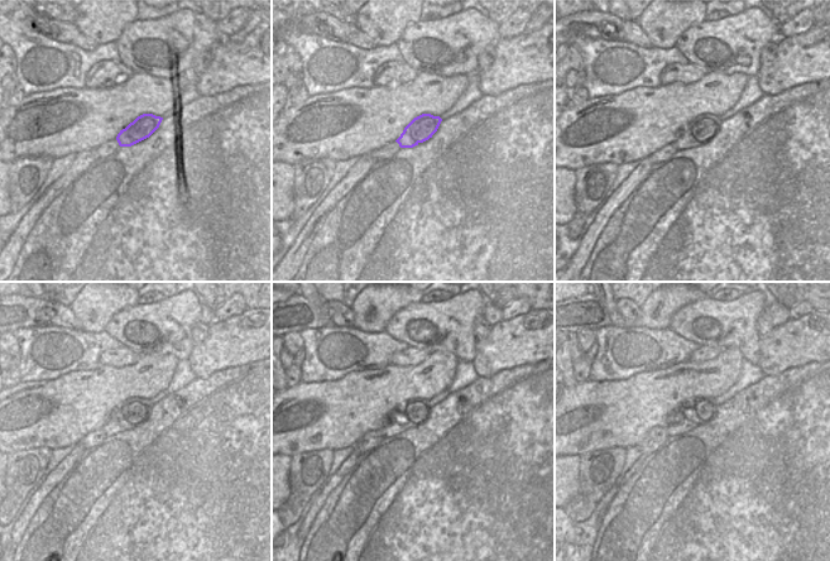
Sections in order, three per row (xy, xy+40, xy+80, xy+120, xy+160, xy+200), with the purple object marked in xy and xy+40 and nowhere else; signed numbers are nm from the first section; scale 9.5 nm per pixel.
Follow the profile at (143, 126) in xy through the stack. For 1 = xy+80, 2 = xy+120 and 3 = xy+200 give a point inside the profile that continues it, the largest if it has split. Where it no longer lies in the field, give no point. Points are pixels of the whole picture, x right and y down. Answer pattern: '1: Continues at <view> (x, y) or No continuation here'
1: Continues at xy+80 (704, 126)
2: Continues at xy+120 (132, 412)
3: Continues at xy+200 (694, 412).

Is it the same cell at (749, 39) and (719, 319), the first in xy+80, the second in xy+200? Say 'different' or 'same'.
same

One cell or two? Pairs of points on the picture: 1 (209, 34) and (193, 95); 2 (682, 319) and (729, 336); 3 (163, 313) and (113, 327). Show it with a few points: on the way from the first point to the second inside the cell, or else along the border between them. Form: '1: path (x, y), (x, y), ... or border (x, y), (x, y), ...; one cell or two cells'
1: border (193, 66), (188, 72); two cells
2: path (694, 324), (701, 324), (708, 331), (718, 331); one cell
3: path (150, 317), (133, 317), (125, 322); one cell

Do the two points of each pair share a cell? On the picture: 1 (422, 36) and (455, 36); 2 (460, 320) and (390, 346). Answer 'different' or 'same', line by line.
1: same
2: different

